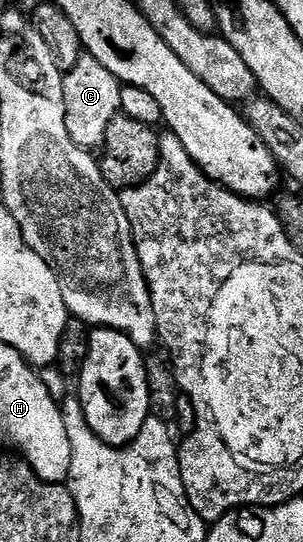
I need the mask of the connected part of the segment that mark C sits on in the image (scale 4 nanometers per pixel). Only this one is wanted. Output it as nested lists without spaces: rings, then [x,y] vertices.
[[[81,56],[81,61],[64,73],[64,106],[66,107],[66,131],[70,131],[70,139],[78,143],[78,147],[96,151],[103,146],[106,127],[110,127],[110,119],[120,113],[120,86],[122,82],[102,63],[93,57]]]

